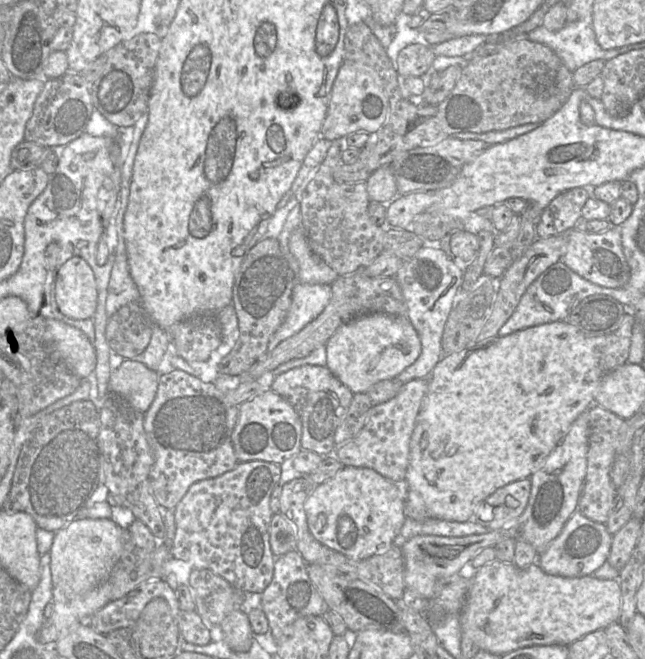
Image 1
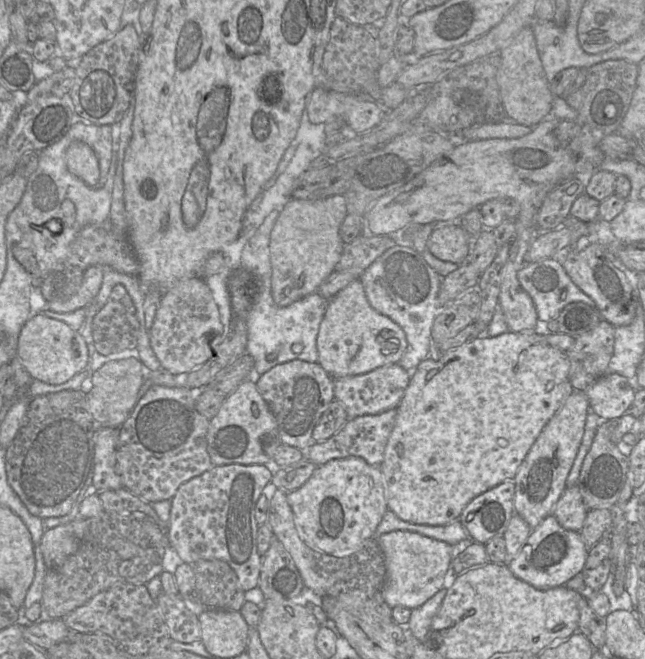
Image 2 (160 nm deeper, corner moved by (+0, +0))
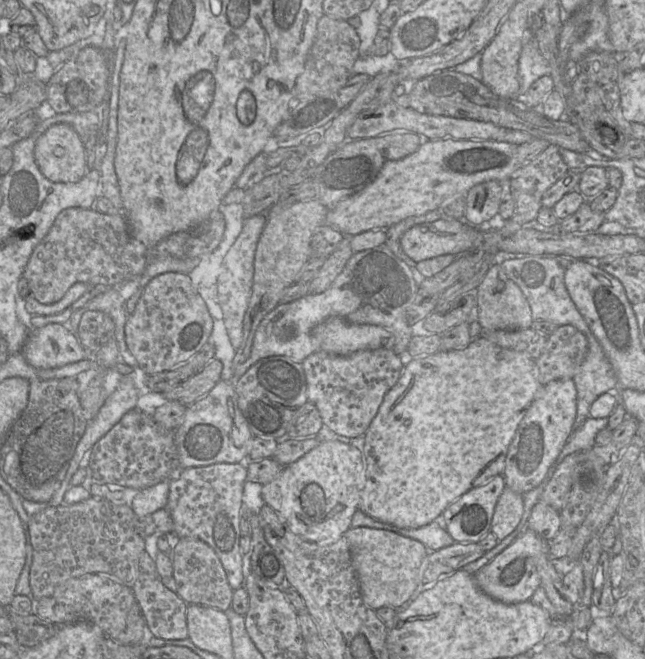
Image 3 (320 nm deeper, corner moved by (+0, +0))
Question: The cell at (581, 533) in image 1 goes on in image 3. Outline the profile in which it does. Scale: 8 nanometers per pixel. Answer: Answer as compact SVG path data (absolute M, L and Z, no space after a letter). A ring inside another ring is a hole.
M526 528L512 544L474 574L476 583L485 594L503 603L513 604L529 601L540 586L537 565L542 558L550 558L549 542L542 539L534 531Z

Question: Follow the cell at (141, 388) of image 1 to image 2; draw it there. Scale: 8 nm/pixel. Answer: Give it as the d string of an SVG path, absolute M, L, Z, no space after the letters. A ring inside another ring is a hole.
M127 358L107 362L93 372L93 386L87 398L97 427L120 428L128 419L140 398L139 390L145 379L142 367L143 363L140 360Z

